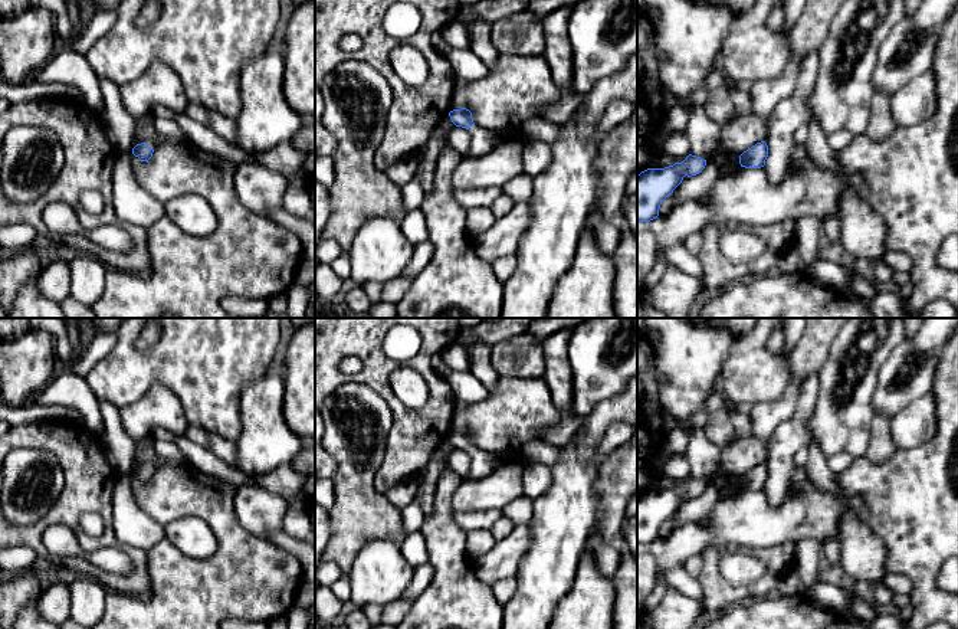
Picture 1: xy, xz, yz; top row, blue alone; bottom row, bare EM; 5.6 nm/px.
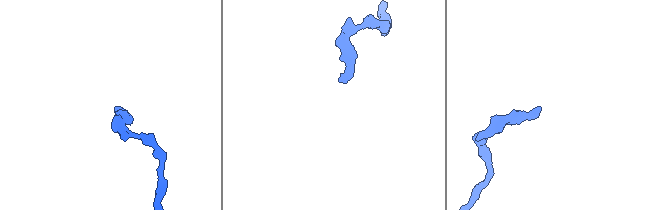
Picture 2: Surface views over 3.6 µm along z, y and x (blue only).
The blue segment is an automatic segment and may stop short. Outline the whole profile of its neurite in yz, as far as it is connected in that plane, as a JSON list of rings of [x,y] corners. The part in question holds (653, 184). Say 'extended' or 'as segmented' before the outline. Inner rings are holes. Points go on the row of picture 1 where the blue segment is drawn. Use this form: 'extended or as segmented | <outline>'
as segmented | [[[689,154],[682,163],[665,168],[647,168],[637,176],[637,220],[650,222],[659,216],[662,202],[673,193],[683,177],[699,174],[706,160]]]

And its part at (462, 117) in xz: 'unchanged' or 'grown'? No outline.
grown

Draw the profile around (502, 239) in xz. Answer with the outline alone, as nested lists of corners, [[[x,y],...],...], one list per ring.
[[[529,202],[514,203],[512,210],[485,233],[473,237],[476,255],[492,263],[505,256],[516,255],[518,245],[529,226]]]

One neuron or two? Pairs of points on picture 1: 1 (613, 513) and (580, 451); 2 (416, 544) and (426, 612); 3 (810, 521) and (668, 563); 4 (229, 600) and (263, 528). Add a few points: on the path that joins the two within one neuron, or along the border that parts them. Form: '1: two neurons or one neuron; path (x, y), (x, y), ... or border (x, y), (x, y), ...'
1: two neurons; border (600, 469), (596, 485), (597, 517)
2: two neurons; border (419, 531), (425, 540), (429, 562)
3: one neuron; path (774, 524), (731, 524), (721, 533), (704, 537)
4: two neurons; border (235, 513), (235, 517), (249, 531), (266, 540)

